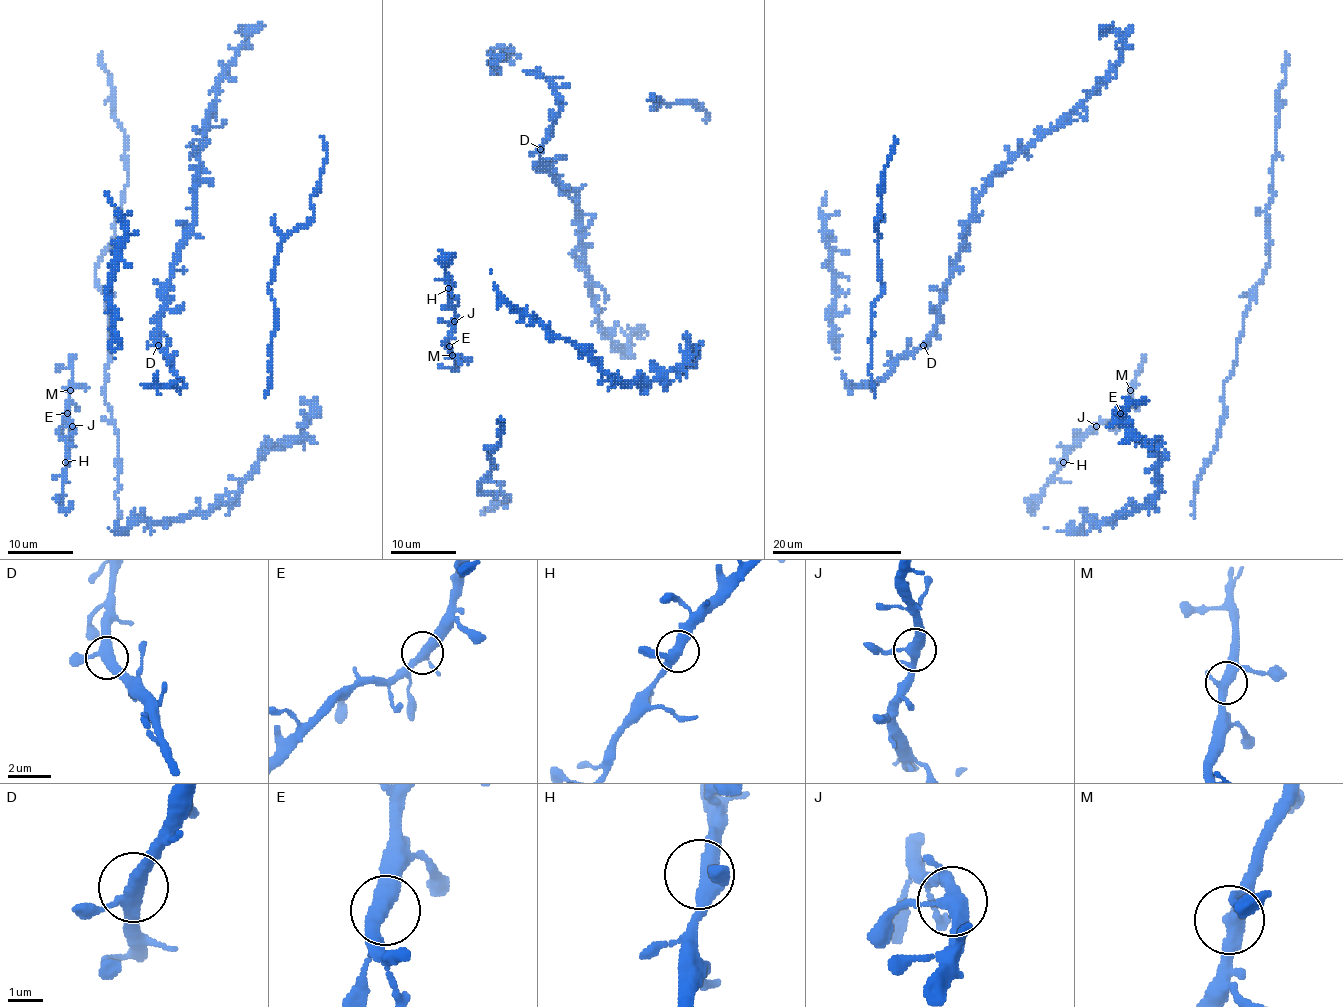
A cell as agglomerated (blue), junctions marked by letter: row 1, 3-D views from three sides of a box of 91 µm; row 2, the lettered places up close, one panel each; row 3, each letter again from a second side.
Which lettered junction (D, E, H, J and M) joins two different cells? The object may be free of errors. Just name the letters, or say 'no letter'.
no letter

